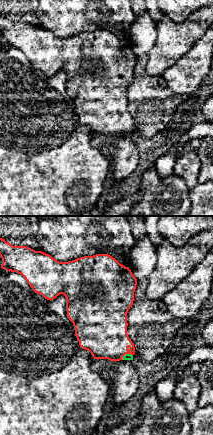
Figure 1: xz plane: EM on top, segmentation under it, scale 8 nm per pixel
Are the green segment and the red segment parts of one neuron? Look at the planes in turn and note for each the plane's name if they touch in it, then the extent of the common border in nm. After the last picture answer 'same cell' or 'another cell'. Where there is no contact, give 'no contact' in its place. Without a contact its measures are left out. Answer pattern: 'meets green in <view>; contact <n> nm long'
meets green in xz; contact 100 nm long

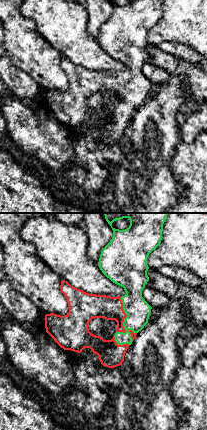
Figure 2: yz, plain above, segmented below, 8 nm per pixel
meets green in yz; contact 300 nm long

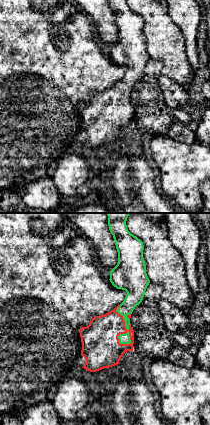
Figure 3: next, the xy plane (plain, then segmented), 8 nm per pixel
meets green in xy; contact 340 nm long

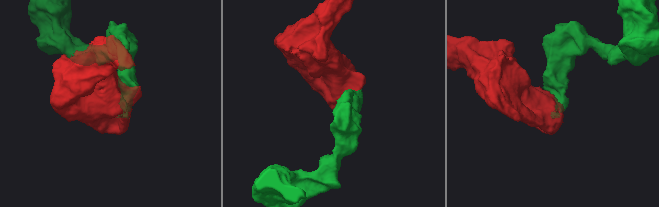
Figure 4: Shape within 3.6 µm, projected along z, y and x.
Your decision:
same cell

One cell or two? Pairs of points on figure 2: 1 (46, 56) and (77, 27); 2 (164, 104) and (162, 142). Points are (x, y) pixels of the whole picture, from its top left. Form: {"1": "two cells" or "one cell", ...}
{"1": "two cells", "2": "one cell"}

